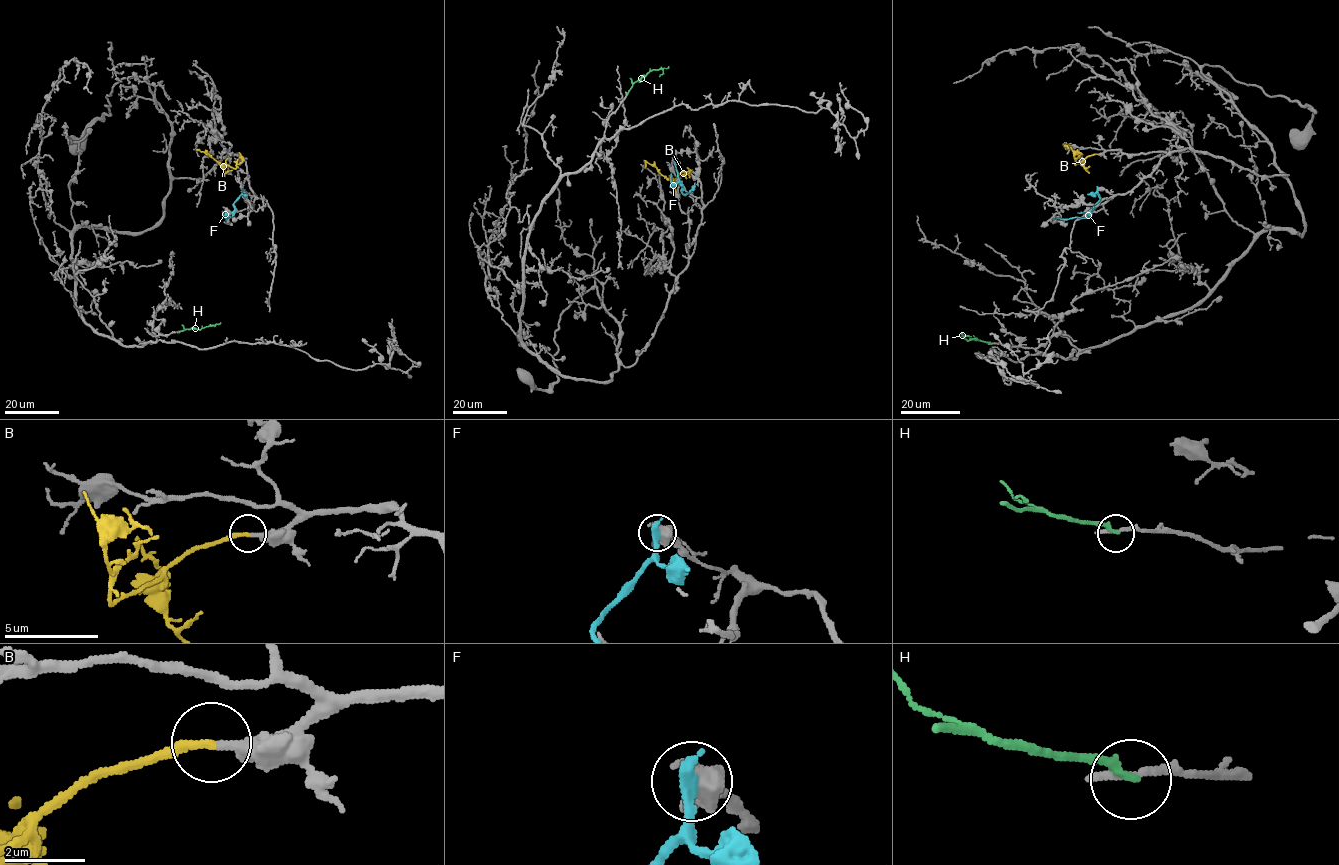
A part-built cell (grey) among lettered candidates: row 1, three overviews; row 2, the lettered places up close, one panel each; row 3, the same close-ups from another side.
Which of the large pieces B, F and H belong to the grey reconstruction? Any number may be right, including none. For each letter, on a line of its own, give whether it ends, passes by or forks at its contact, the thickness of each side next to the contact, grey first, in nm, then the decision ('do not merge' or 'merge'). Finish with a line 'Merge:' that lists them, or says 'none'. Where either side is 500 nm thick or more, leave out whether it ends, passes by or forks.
B: it ends; calibres 360 and 200 nm; merge
F: calibres 650 and 360 nm; do not merge
H: it ends; calibres 240 and 200 nm; do not merge
Merge: B

